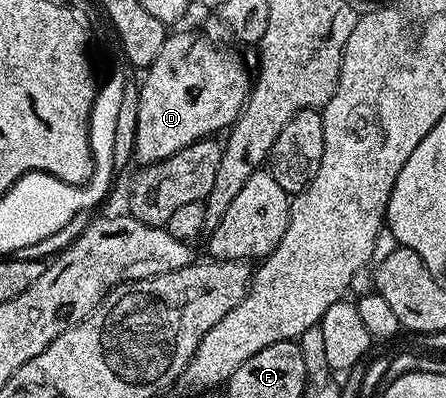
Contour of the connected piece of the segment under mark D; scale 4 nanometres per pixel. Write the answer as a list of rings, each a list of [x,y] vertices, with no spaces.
[[[180,31],[177,35],[169,34],[165,38],[162,49],[158,53],[158,57],[154,57],[154,61],[143,72],[144,80],[140,83],[140,100],[136,103],[136,136],[132,139],[132,151],[136,154],[137,164],[147,165],[149,163],[157,163],[166,157],[170,157],[174,153],[178,153],[182,149],[186,149],[191,143],[197,143],[199,139],[207,139],[215,136],[215,131],[223,132],[225,129],[231,128],[240,116],[240,110],[244,108],[244,102],[248,99],[250,90],[250,71],[240,64],[240,59],[236,55],[231,55],[228,51],[223,51],[220,47],[215,47],[208,39],[203,39],[200,35],[195,35],[192,31]]]

